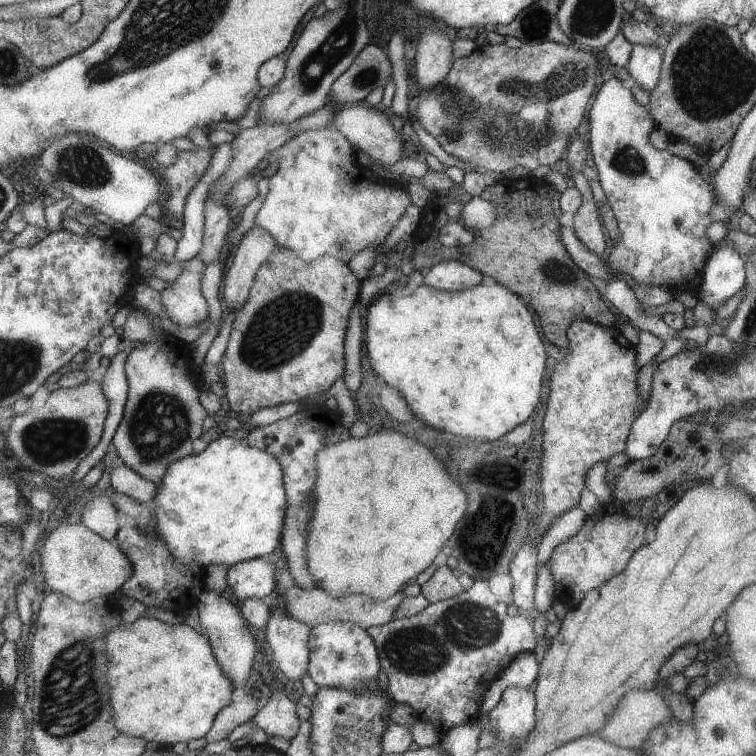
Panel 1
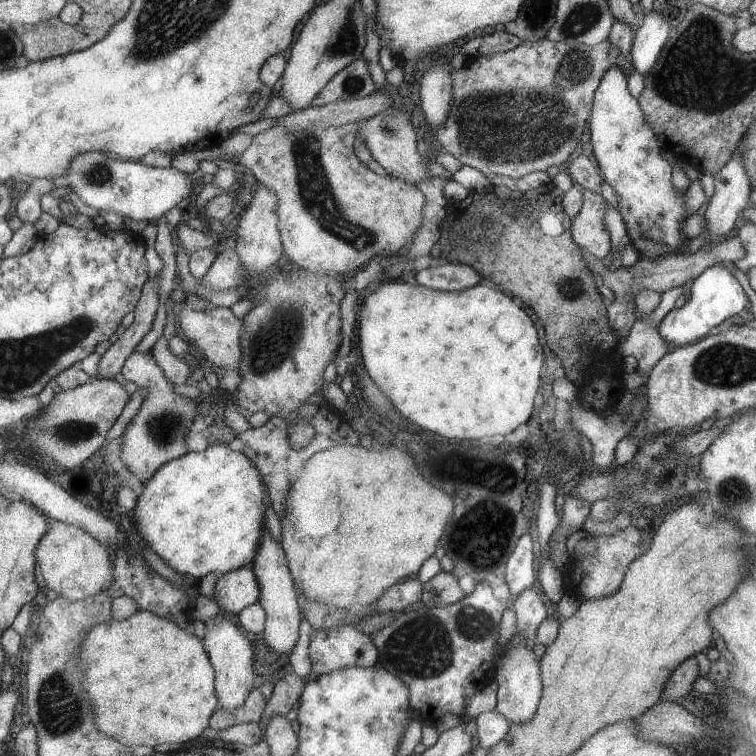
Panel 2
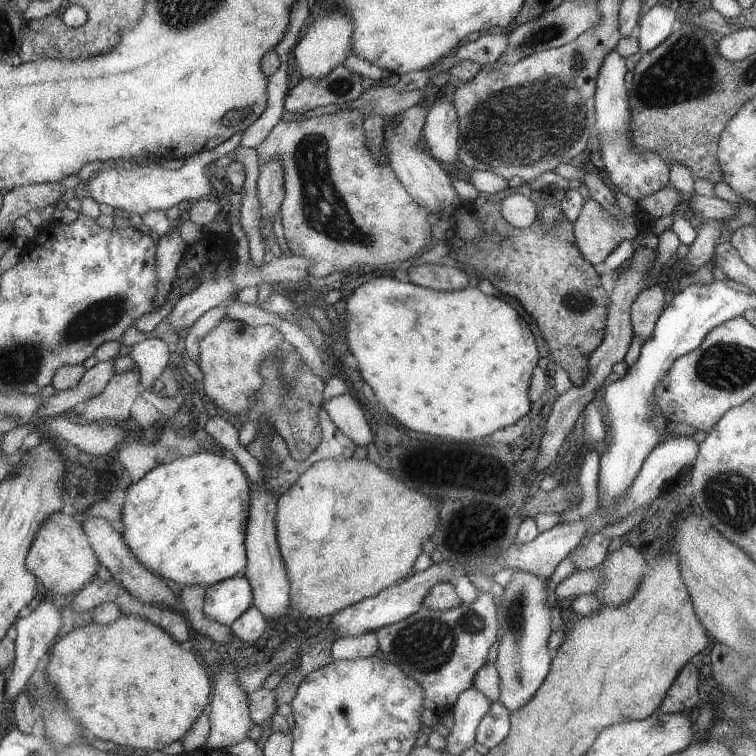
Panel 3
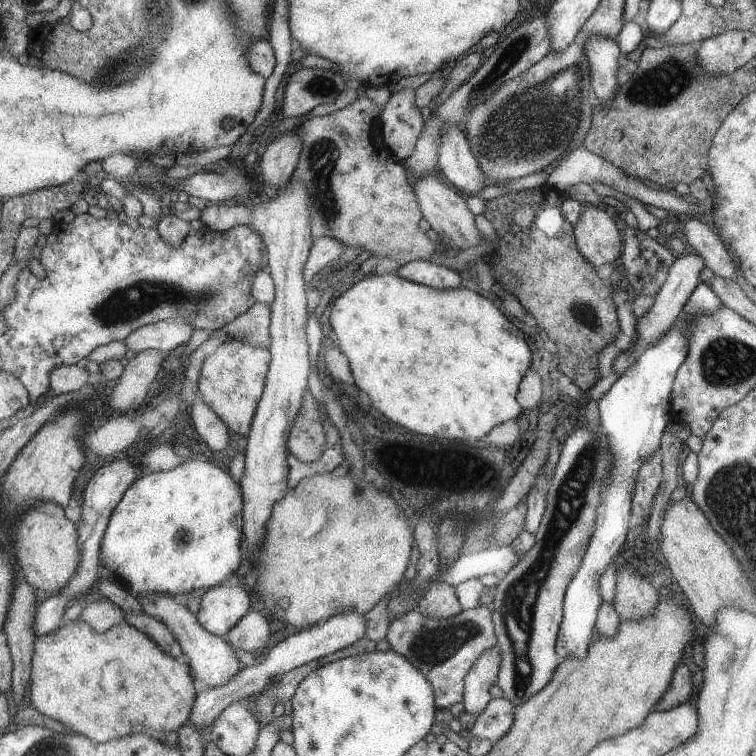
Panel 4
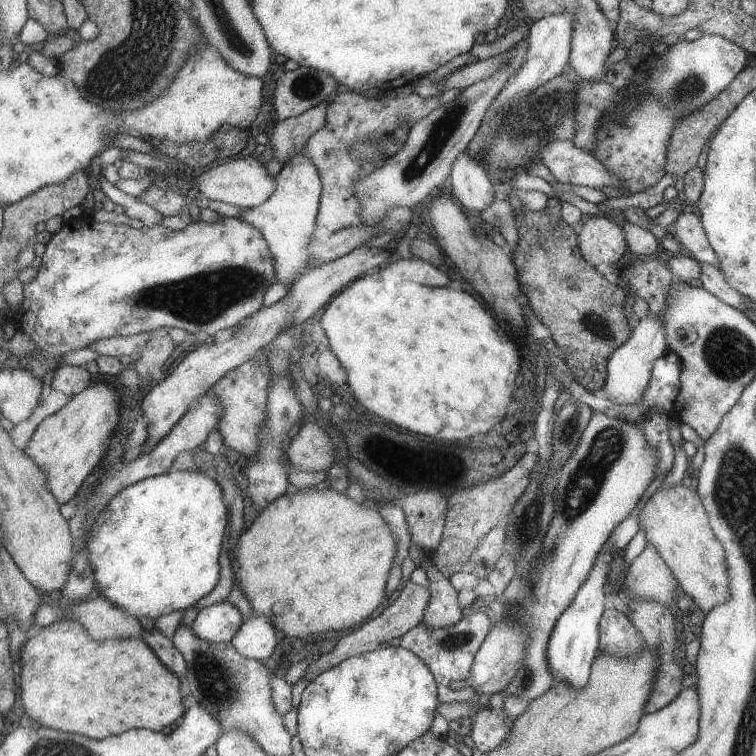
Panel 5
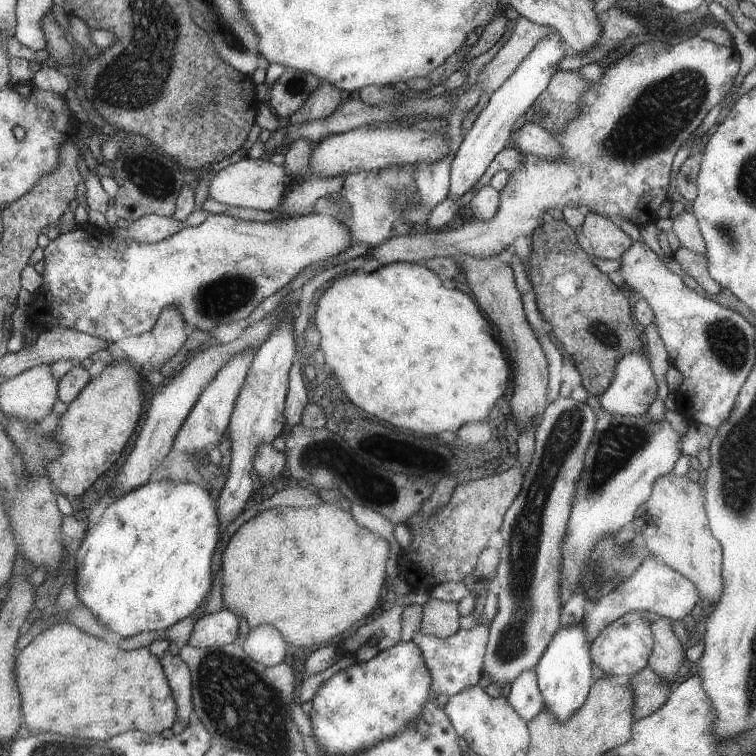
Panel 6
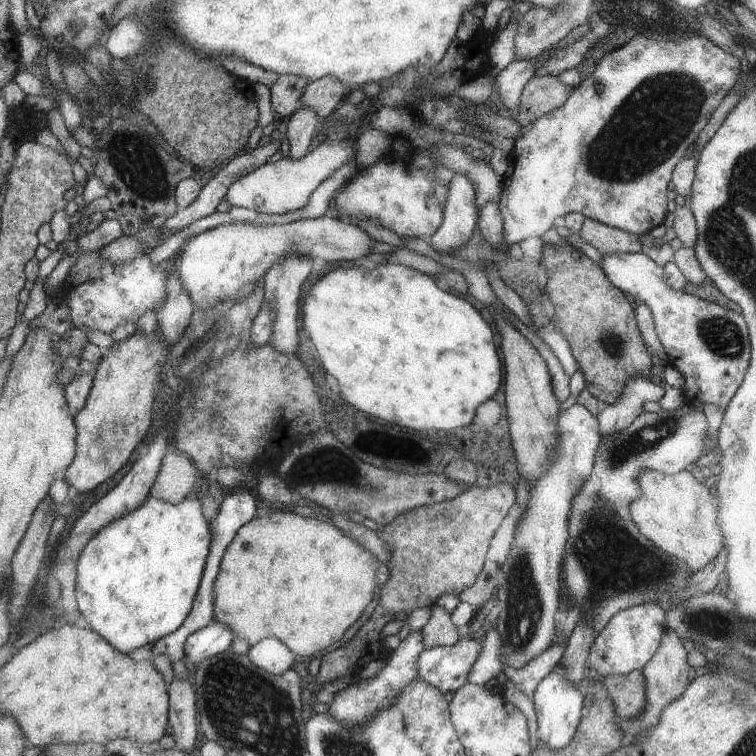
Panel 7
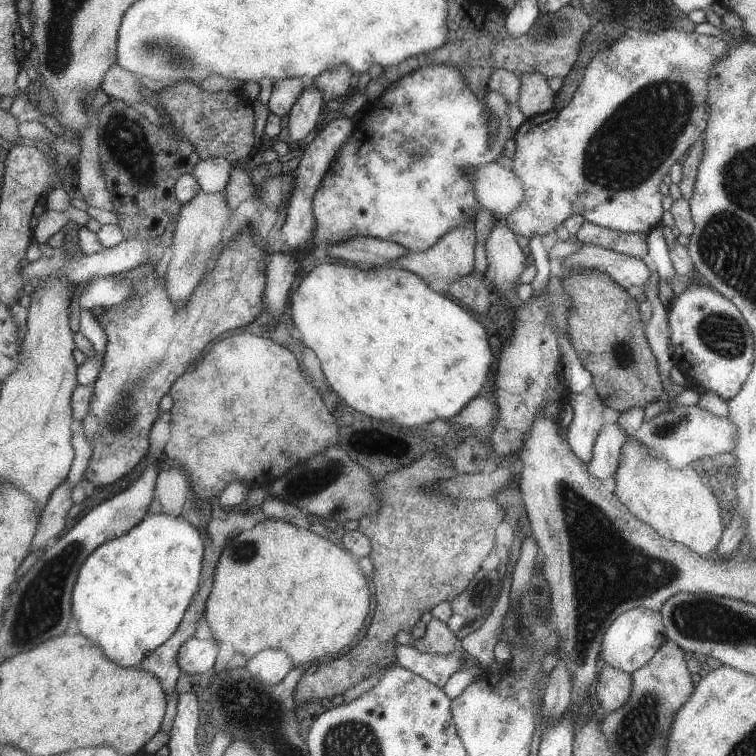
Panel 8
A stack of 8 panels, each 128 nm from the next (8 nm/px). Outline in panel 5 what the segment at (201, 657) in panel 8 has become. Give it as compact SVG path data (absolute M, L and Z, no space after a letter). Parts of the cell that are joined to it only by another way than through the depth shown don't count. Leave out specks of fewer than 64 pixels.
M226 600L201 608L190 625L194 634L207 642L230 642L241 628L238 609Z

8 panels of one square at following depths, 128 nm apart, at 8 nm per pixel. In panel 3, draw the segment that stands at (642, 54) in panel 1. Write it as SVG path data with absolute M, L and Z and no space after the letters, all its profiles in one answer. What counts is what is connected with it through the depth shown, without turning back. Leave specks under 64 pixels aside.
M658 3L651 6L638 22L639 34L635 37L639 53L647 54L657 44L663 43L665 38L671 37L674 20L675 12L671 8Z

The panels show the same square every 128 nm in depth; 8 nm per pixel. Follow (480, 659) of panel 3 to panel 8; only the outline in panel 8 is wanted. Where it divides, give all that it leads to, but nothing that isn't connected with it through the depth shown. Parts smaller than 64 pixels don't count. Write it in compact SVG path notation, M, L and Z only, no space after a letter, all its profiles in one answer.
M405 644L396 645L394 651L398 667L409 670L441 688L453 673L463 668L463 653L459 646L449 654L421 653Z

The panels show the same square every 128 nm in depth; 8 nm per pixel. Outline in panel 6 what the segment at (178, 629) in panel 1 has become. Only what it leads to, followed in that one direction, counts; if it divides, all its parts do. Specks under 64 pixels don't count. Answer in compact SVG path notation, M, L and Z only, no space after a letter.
M52 624L18 652L16 678L26 732L51 732L97 740L109 740L111 736L127 730L159 734L177 718L177 704L174 703L173 692L164 673L157 657L151 656L145 646L125 651L83 632L75 624Z

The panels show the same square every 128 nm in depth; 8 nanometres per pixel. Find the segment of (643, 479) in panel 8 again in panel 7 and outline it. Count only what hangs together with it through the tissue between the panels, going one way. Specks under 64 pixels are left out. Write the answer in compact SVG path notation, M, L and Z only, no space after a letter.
M649 469L640 470L638 474L636 482L640 486L640 497L628 506L625 515L664 555L678 559L691 572L710 565L724 546L718 523L715 522L716 498L686 469L672 475Z

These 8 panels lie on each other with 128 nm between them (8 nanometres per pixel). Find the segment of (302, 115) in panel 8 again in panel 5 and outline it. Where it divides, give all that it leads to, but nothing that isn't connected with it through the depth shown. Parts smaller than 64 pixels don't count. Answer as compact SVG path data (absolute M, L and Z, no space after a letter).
M301 152L291 156L291 160L283 164L274 179L275 190L271 192L271 196L254 208L241 208L237 218L257 227L261 232L263 239L269 244L271 255L274 256L275 280L283 284L285 294L289 294L299 275L307 268L309 244L313 238L314 225L320 217L318 203L321 182L315 166Z

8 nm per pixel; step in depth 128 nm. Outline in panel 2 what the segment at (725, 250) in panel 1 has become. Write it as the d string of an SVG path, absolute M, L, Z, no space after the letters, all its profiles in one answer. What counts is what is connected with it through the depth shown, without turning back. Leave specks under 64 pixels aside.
M717 263L700 272L690 287L689 299L679 308L670 309L657 327L657 332L664 340L668 350L674 350L679 345L694 343L702 339L711 328L721 324L723 320L734 314L743 314L749 307L747 295L735 276Z

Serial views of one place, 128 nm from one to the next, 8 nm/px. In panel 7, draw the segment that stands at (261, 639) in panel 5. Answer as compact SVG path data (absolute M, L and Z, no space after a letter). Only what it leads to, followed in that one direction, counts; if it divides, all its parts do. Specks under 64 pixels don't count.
M274 637L249 646L247 656L254 666L271 675L281 675L294 664L294 655Z

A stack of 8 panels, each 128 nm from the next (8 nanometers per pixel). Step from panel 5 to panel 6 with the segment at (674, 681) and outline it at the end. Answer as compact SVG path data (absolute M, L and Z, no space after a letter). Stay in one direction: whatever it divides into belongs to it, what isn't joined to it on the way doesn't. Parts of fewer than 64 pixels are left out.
M648 667L635 673L630 680L631 694L635 694L634 721L658 710L667 700L670 685L663 682Z

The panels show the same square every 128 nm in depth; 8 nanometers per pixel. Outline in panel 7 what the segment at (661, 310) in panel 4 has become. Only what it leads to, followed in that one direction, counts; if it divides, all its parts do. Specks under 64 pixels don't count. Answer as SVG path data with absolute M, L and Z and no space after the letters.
M635 374L627 378L626 385L618 401L605 406L598 413L598 431L603 435L610 435L623 430L639 413L641 405L647 401L658 401L665 392L666 386L653 384L651 378L643 378Z

